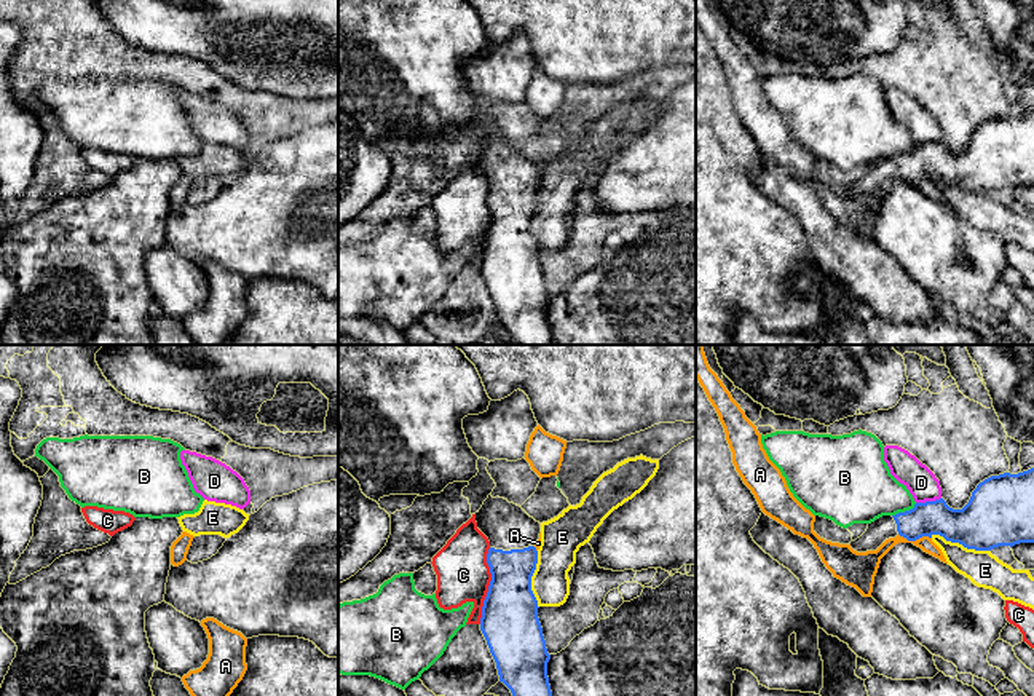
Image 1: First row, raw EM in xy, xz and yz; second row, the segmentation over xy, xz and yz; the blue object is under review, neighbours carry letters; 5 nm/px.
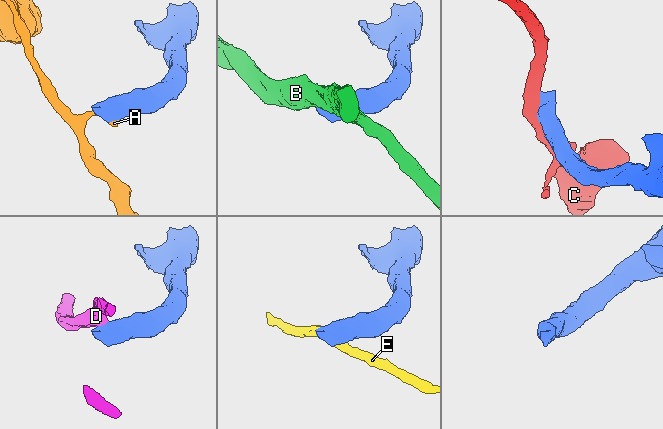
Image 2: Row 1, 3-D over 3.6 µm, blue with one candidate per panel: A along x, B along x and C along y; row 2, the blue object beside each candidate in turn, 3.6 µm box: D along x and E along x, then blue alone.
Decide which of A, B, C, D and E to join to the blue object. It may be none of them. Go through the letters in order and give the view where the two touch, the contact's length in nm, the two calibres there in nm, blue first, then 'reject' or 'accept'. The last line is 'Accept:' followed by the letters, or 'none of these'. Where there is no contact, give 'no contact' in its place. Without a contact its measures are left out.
A: yz | 170 nm | 180/100 nm | reject
B: yz | 140 nm | 180/320 nm | reject
C: xz | 380 nm | 300/280 nm | reject
D: yz | 130 nm | 200/150 nm | reject
E: yz | 320 nm | 340/180 nm | reject
Accept: none of these

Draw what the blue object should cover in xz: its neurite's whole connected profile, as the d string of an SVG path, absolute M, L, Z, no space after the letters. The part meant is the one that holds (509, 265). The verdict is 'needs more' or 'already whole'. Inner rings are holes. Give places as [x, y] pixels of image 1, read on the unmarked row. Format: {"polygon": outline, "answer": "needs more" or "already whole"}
{"polygon": "M491 137L476 155L476 164L490 184L487 206L491 216L480 273L496 305L499 324L511 332L514 345L554 345L547 319L551 297L538 260L538 243L531 233L531 219L538 206L535 187L539 182L541 166L520 148Z", "answer": "needs more"}

